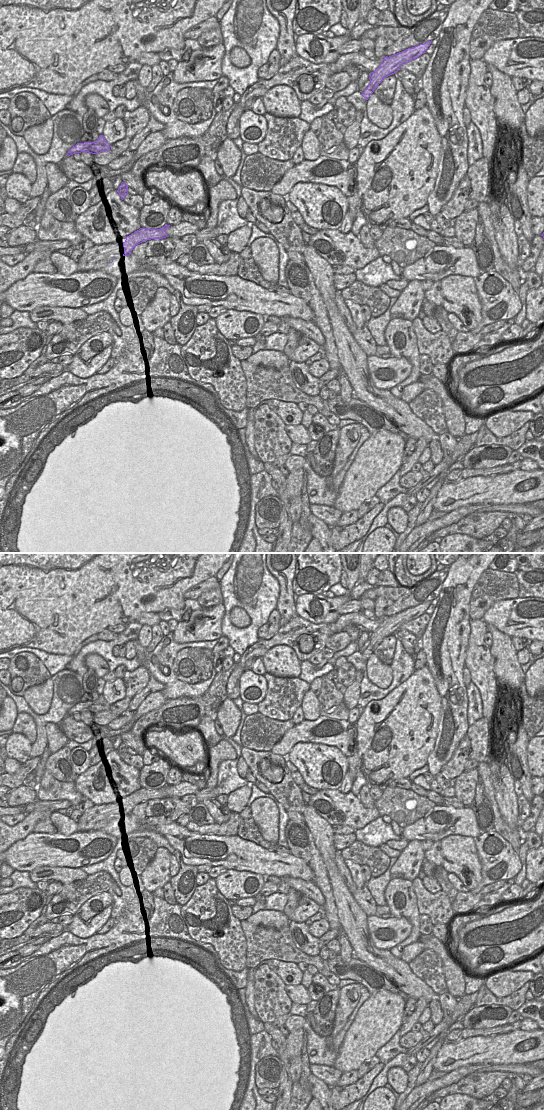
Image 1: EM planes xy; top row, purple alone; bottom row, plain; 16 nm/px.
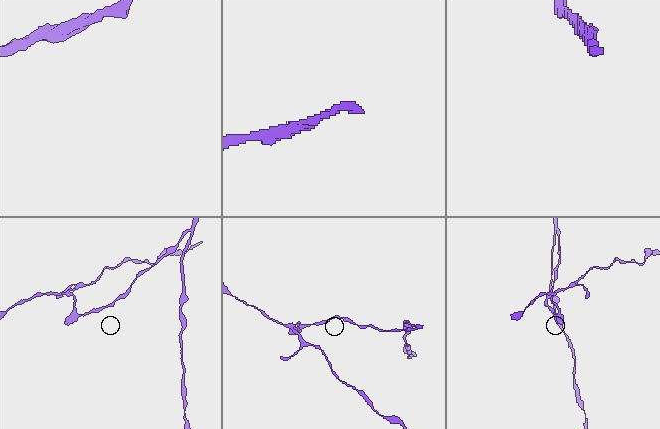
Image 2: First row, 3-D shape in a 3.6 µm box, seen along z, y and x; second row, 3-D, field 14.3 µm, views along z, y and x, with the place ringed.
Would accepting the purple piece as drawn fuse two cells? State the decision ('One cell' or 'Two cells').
Two cells

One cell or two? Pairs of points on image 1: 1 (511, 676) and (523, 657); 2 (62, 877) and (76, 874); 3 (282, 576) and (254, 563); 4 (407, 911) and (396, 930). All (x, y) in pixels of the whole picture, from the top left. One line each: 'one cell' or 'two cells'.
1: two cells
2: one cell
3: two cells
4: two cells

